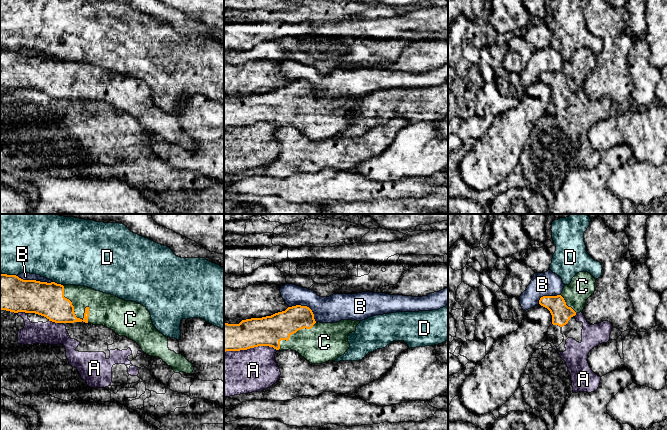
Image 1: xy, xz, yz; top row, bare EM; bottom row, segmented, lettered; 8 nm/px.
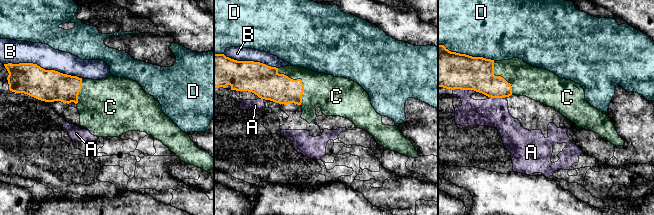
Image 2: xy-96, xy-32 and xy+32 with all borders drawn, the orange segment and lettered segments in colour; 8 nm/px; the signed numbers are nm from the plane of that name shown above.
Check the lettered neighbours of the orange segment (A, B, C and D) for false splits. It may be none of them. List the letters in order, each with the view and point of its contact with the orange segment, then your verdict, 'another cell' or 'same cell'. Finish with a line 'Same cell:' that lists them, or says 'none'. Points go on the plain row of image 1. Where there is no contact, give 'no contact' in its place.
A: meets orange in xz at (251, 123); another cell
B: meets orange in xy at (35, 56); another cell
C: meets orange in xy at (76, 93); same cell
D: meets orange in xy at (58, 60); another cell
Same cell: C

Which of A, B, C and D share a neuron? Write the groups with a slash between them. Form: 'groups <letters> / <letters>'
groups A / B / C / D

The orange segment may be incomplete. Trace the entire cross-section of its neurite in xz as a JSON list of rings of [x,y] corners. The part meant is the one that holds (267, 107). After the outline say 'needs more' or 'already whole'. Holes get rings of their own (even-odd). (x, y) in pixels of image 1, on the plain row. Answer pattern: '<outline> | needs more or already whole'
[[[296,81],[271,92],[246,95],[239,100],[224,99],[224,128],[269,122],[280,127],[291,125],[312,140],[322,140],[335,137],[347,128],[350,123],[348,111],[356,107],[359,99],[357,96],[317,99],[309,83]]] | needs more

